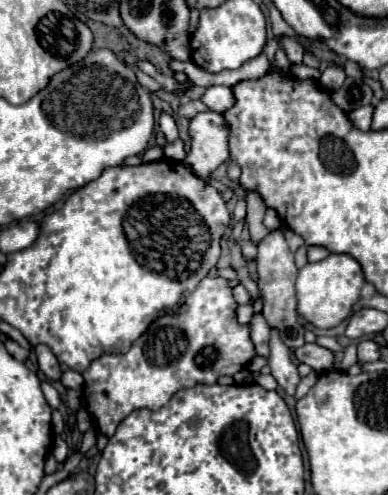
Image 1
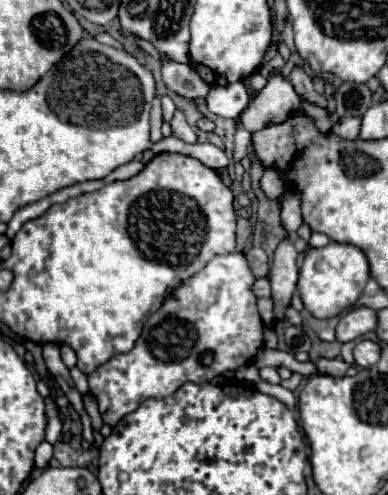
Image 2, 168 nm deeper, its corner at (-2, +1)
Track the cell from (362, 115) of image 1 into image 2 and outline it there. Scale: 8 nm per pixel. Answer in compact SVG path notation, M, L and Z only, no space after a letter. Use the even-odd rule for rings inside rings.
M340 118L330 128L330 132L336 134L338 138L342 138L342 140L356 140L358 130L360 130L360 118Z

